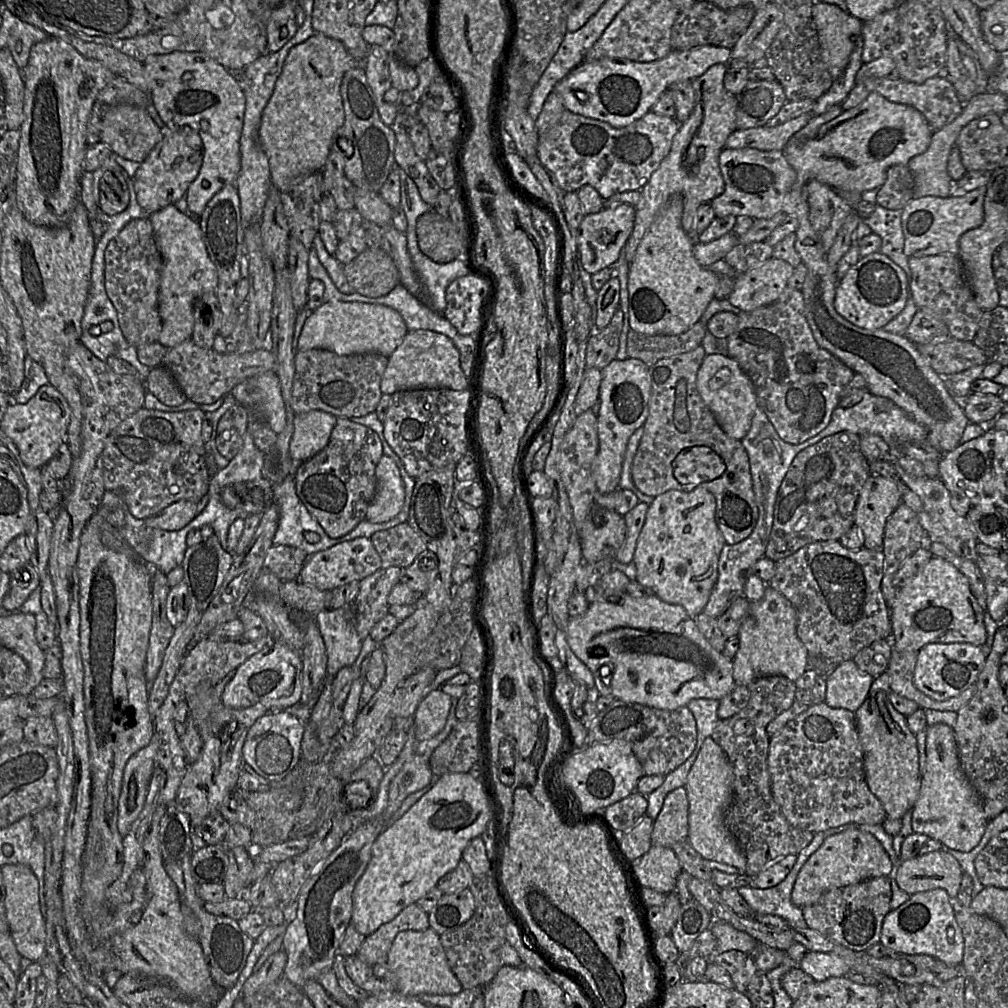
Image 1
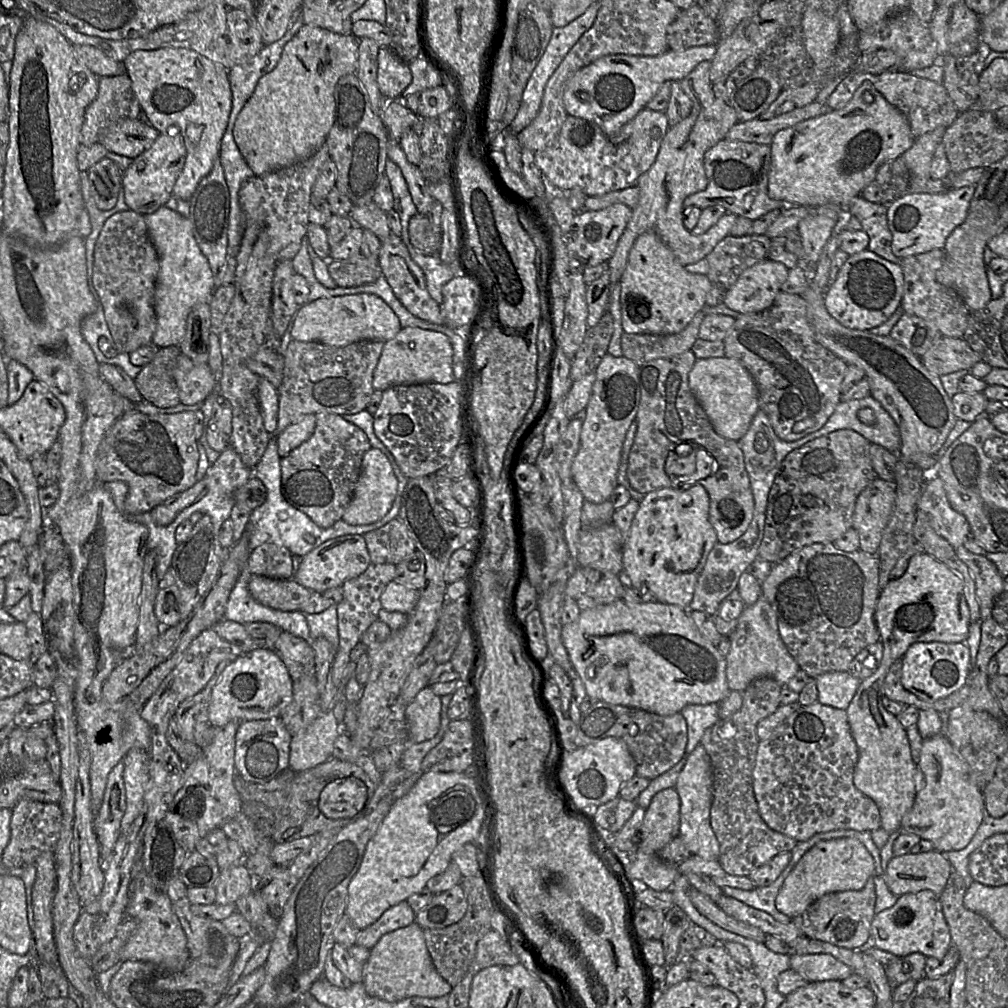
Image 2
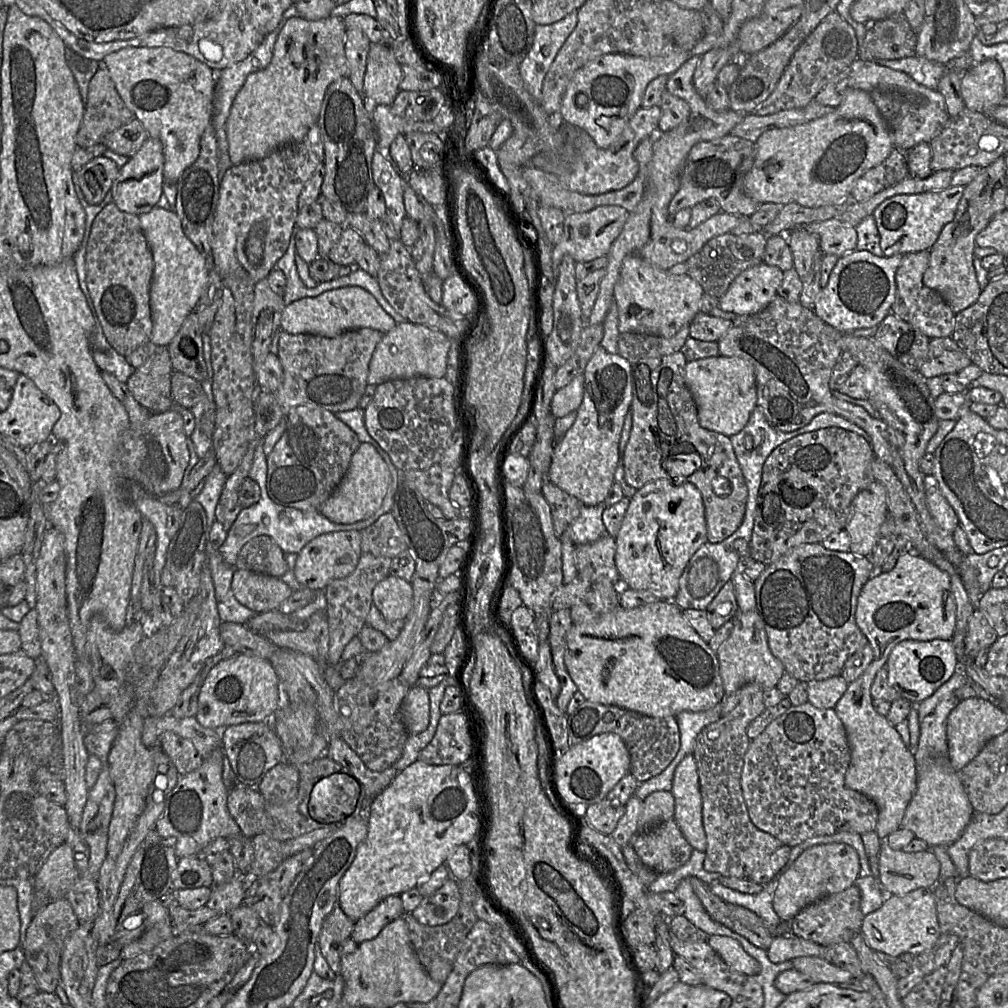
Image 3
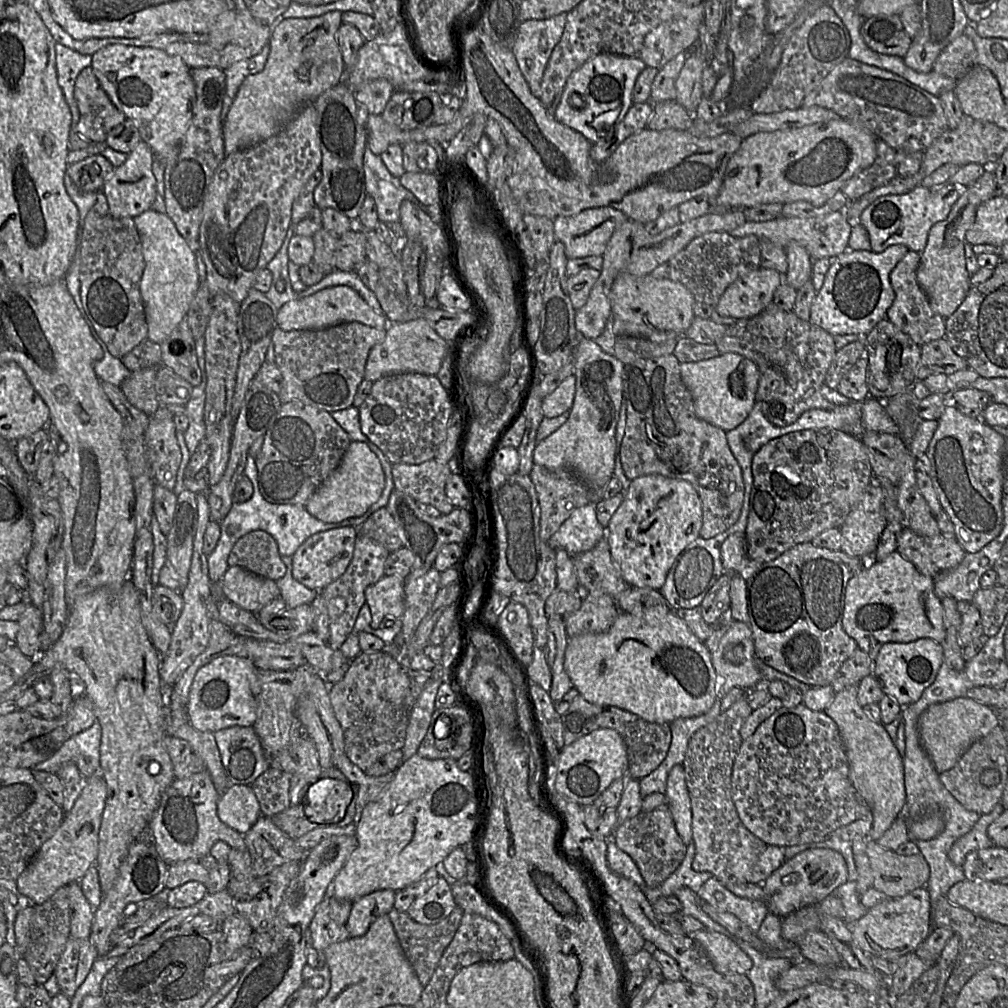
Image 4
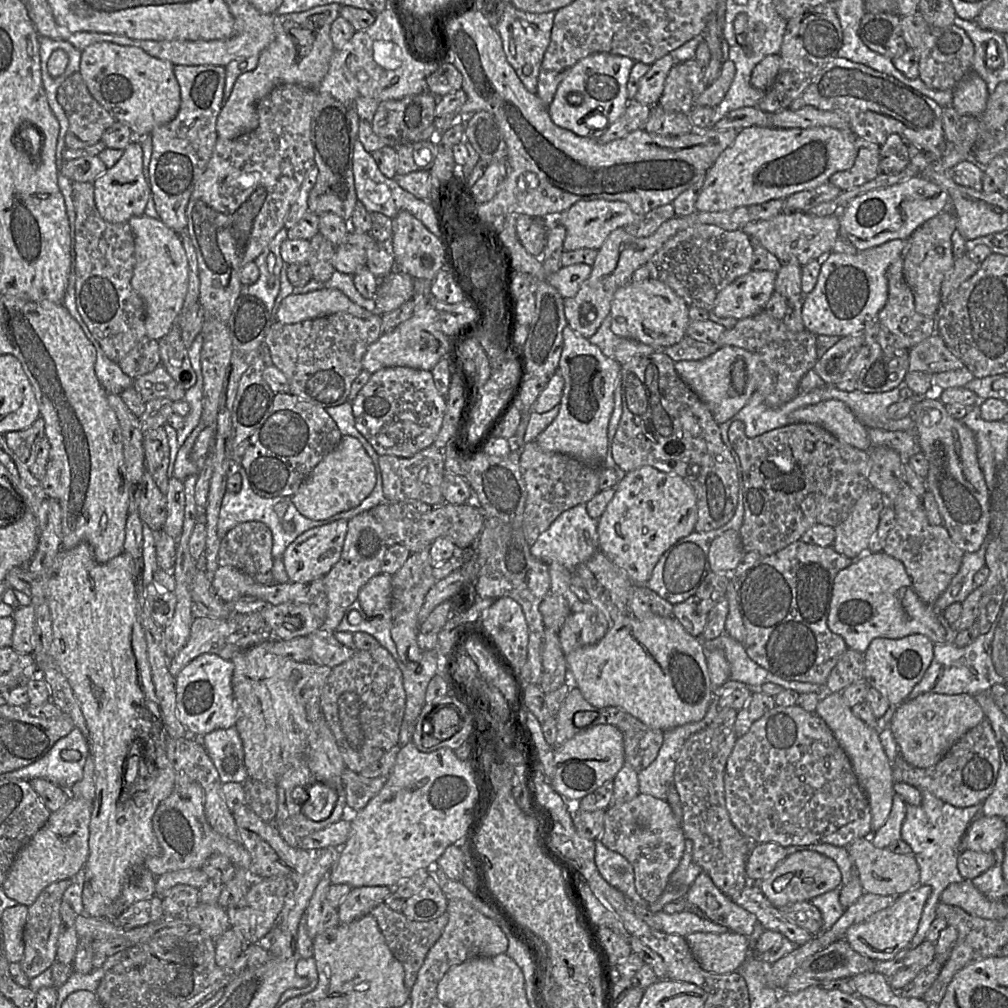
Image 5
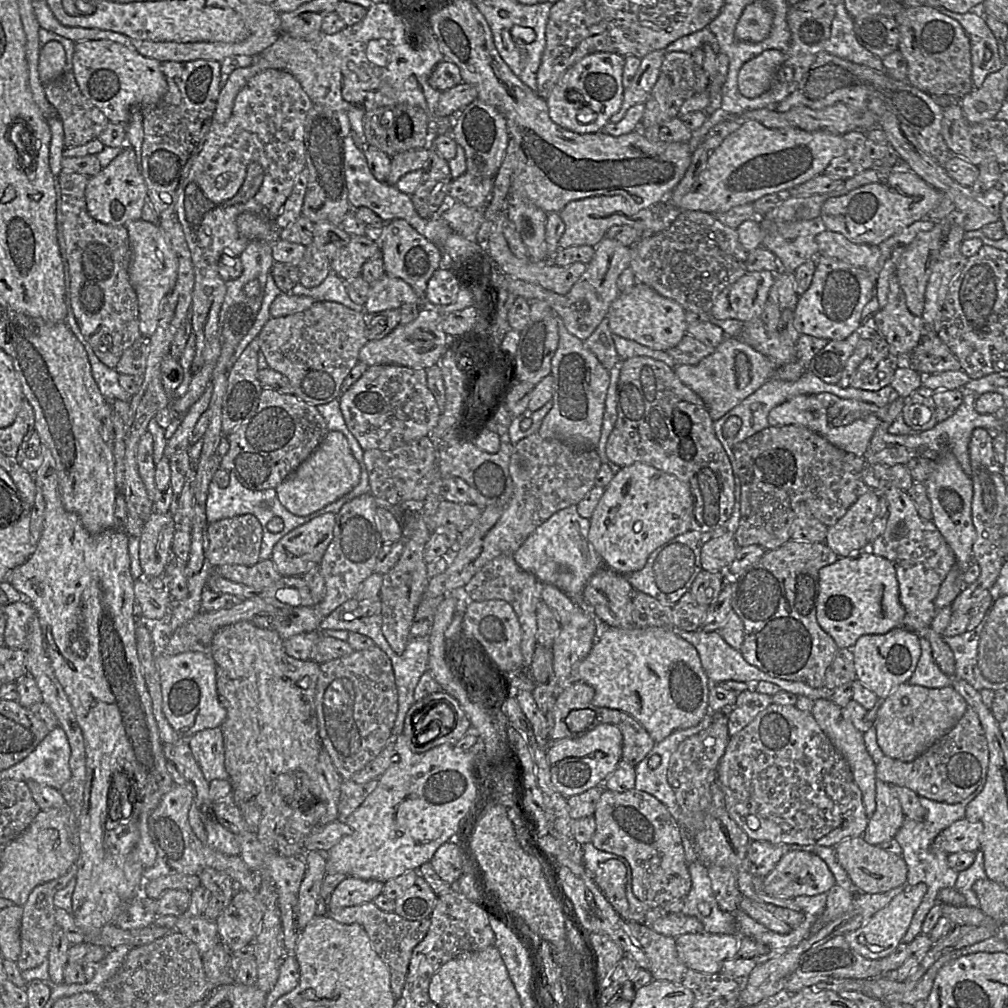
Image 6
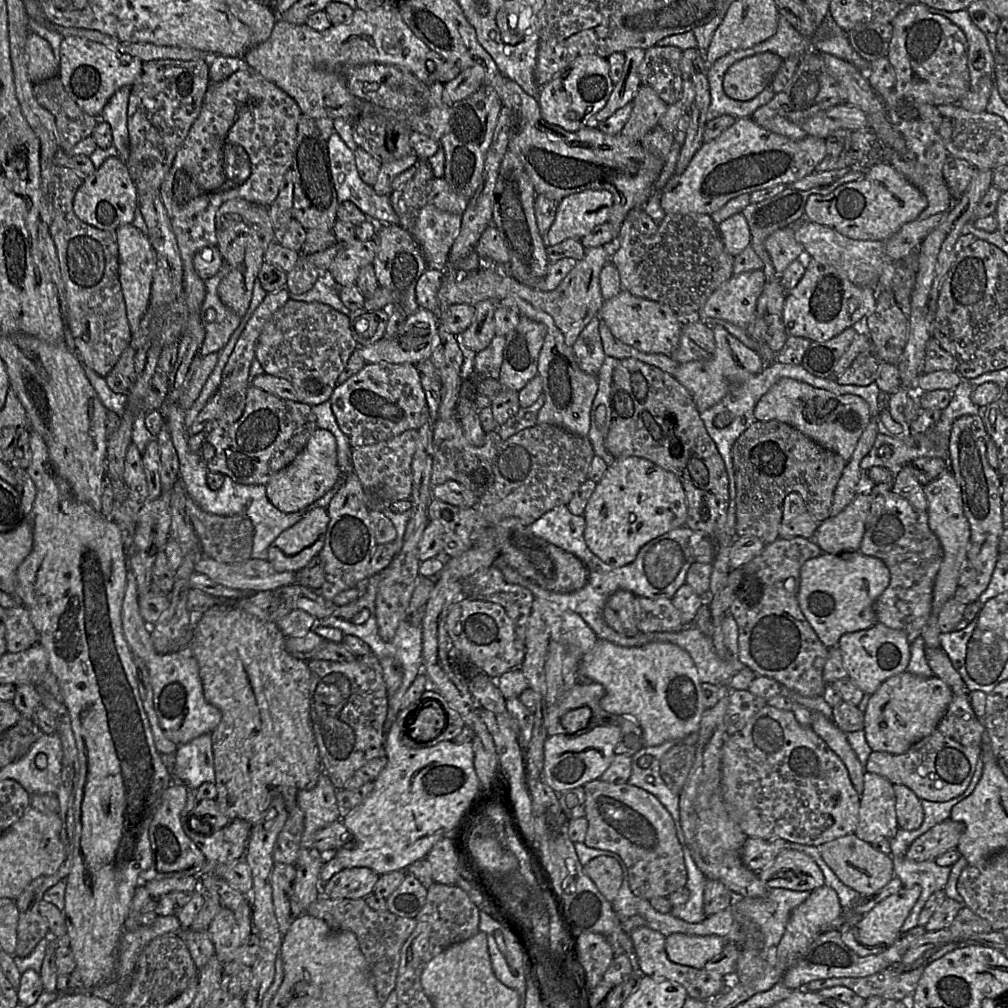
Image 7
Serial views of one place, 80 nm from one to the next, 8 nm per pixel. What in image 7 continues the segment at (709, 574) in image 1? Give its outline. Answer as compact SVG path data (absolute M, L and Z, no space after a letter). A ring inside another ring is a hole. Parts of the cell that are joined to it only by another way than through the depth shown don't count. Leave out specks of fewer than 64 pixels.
M626 457L623 459L615 459L612 465L608 466L602 479L596 483L596 488L591 495L583 514L586 525L584 530L584 540L588 548L593 554L595 554L605 564L619 568L633 562L639 552L639 550L651 540L669 532L670 530L682 527L686 525L687 519L687 501L684 488L679 479L673 473L664 470L656 464L640 457Z

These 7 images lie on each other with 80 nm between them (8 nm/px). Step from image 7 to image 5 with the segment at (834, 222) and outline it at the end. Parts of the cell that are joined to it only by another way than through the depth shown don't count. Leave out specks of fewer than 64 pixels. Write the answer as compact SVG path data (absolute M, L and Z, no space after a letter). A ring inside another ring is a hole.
M916 175L902 183L874 189L850 200L837 213L840 235L846 237L859 251L890 240L907 239L925 222L939 215L949 201L944 189Z

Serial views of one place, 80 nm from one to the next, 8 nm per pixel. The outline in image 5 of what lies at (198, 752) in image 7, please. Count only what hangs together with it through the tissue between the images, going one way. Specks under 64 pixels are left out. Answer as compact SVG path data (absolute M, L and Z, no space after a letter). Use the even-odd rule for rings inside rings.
M235 727L214 730L199 740L223 783L242 784L248 780L243 743Z

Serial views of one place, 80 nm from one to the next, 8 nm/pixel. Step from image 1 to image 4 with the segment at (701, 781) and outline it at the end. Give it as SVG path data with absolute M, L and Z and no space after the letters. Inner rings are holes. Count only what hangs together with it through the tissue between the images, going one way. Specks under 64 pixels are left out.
M682 763L675 765L667 779L666 797L678 834L688 845L693 842L691 801Z

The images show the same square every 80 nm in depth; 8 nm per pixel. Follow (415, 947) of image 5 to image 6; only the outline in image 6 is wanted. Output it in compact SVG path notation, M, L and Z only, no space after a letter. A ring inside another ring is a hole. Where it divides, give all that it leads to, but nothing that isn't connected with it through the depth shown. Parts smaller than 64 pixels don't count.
M373 902L328 910L326 915L343 924L358 923L365 929L373 949L390 969L390 985L394 996L396 999L401 998L413 949L426 936L431 924L430 918L408 920L394 911L379 909Z

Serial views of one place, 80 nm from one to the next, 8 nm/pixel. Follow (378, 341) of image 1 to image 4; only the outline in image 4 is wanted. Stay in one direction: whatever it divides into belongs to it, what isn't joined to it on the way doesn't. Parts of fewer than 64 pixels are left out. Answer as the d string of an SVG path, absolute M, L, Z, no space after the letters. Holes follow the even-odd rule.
M348 286L328 287L310 296L291 300L281 306L277 312L278 327L284 331L318 330L347 322L359 322L385 330L390 324L383 313L372 309L358 292Z

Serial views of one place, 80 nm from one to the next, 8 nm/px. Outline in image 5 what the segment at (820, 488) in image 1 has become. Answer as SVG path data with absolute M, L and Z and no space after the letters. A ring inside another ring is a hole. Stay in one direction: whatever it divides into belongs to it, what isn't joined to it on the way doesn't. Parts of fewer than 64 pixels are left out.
M732 421L728 438L739 457L743 478L744 519L739 534L745 552L755 551L766 557L801 540L802 535L814 525L836 527L869 487L868 452L841 442L818 425L791 423L754 438L748 438L744 428L741 421Z

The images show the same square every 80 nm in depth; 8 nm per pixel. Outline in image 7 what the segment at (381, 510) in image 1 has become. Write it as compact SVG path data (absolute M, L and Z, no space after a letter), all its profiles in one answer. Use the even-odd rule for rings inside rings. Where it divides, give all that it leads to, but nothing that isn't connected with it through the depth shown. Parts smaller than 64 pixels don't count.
M318 428L293 462L274 474L265 487L269 501L276 508L285 513L296 513L332 491L341 480L336 438L330 431Z

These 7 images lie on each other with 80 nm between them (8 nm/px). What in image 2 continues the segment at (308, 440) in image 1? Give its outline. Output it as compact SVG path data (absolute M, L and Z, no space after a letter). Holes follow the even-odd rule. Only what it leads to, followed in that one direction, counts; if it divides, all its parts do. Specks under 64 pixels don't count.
M304 414L293 420L285 429L278 434L271 434L275 437L280 457L288 455L292 450L307 441L314 433L316 427L316 414Z

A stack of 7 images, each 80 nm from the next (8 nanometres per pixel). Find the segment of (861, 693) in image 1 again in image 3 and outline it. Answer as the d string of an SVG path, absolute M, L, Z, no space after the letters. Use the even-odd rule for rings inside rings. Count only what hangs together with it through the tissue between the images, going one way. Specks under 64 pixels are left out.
M839 675L820 681L813 680L807 685L808 703L820 709L834 709L849 684Z

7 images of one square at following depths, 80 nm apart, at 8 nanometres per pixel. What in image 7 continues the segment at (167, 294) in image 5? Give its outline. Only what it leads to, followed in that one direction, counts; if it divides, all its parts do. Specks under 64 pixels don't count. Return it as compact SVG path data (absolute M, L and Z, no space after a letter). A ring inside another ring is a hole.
M125 224L116 230L119 251L119 279L125 300L127 317L132 332L136 331L142 316L148 309L153 276L157 267L156 253L146 233L133 224Z

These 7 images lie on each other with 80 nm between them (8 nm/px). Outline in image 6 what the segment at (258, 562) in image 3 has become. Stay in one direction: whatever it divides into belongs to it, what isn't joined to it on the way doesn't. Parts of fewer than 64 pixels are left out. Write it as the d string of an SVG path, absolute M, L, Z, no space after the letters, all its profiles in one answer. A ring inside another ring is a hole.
M250 514L209 523L207 558L210 567L253 566L260 559L263 528Z

